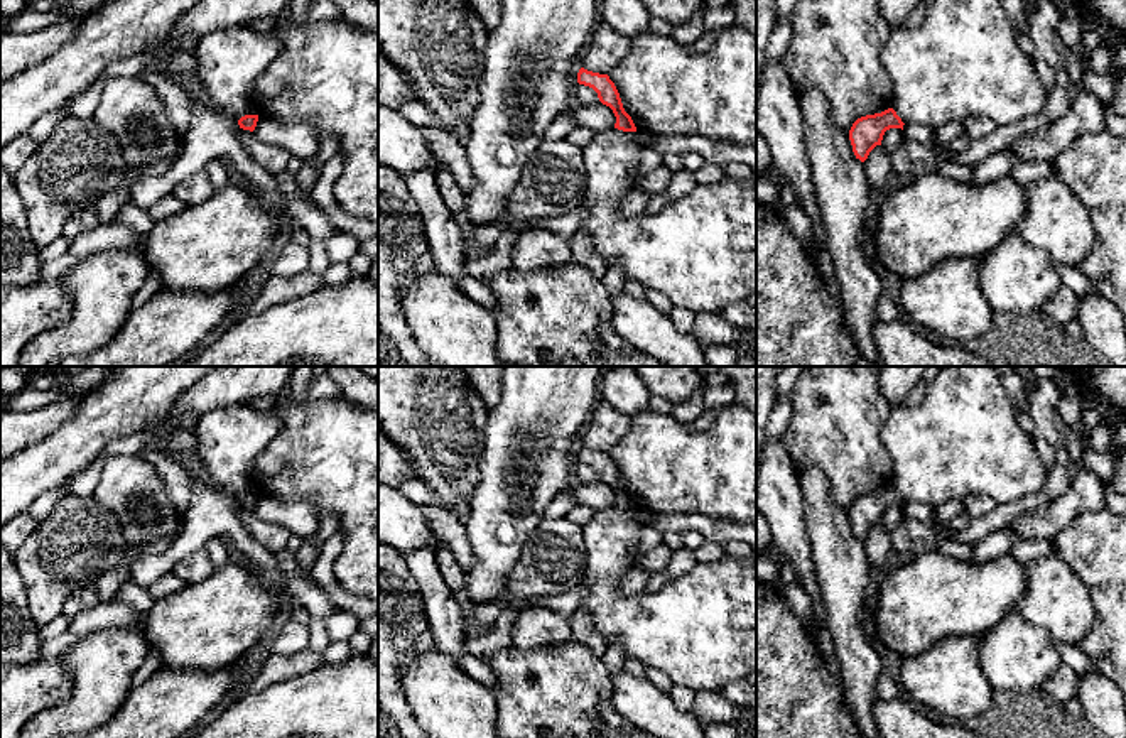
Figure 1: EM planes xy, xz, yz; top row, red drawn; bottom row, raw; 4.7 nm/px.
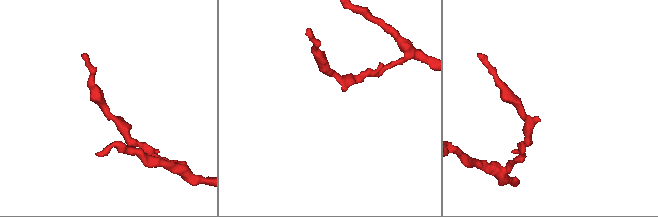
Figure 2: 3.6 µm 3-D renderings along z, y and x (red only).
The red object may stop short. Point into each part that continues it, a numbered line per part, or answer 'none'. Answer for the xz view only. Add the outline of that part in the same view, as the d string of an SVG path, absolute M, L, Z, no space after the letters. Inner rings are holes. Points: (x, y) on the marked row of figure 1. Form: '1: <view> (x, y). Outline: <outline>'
none

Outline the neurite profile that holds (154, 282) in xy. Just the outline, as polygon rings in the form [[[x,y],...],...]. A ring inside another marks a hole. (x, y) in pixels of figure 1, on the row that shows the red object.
[[[150,269],[147,280],[132,299],[132,307],[145,304],[154,294],[157,294],[162,289],[164,285],[160,275],[154,269]]]

